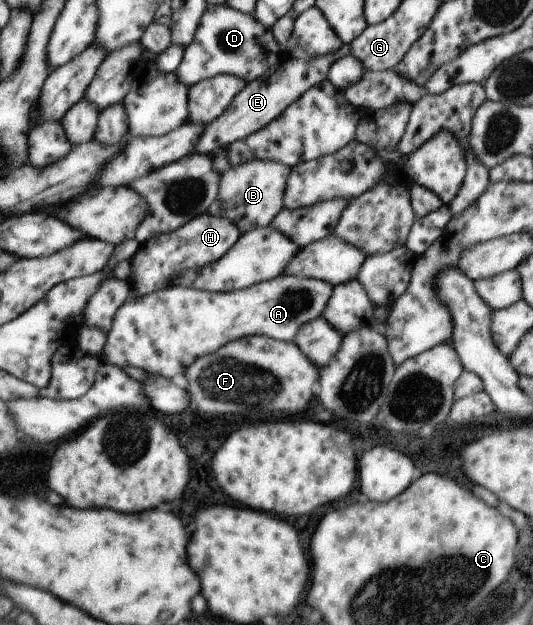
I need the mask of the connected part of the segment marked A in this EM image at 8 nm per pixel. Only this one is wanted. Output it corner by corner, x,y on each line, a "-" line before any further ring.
285,273
251,287
230,292
198,292
193,288
167,285
144,296
129,296
114,313
112,328
101,349
100,361
121,369
126,366
139,368
145,373
177,381
182,372
200,356
212,354
216,348
243,339
244,336
264,335
274,340
292,341
304,323
322,316
332,291
333,288
327,281
288,276

